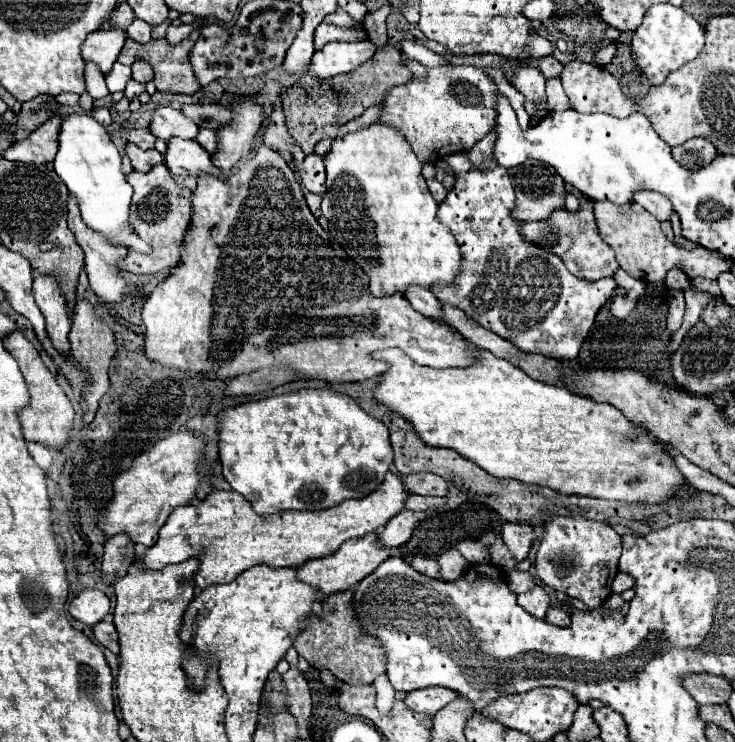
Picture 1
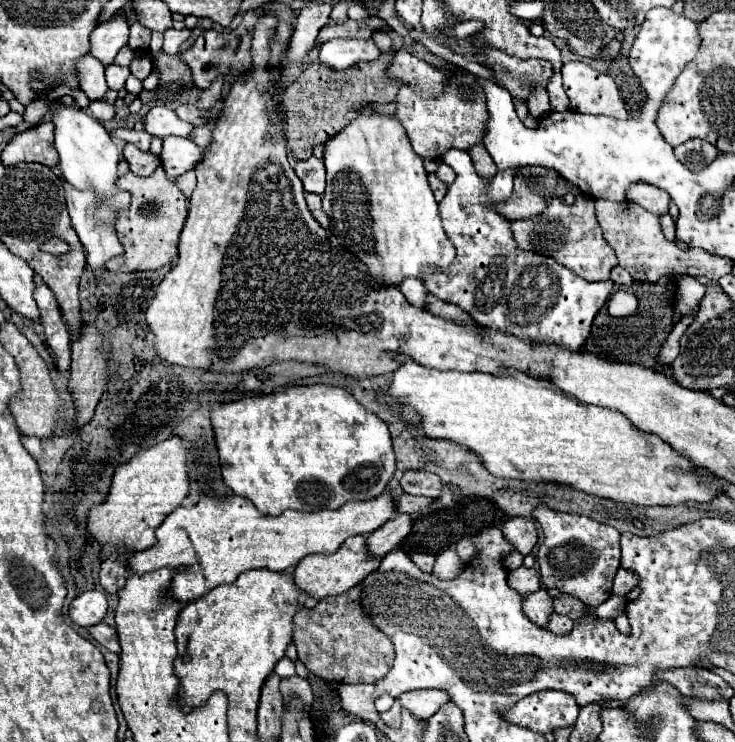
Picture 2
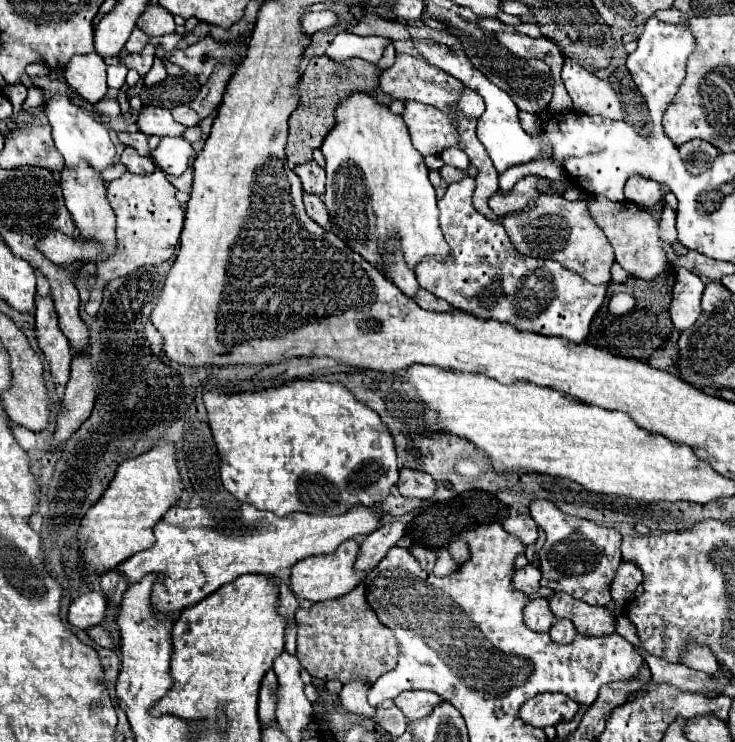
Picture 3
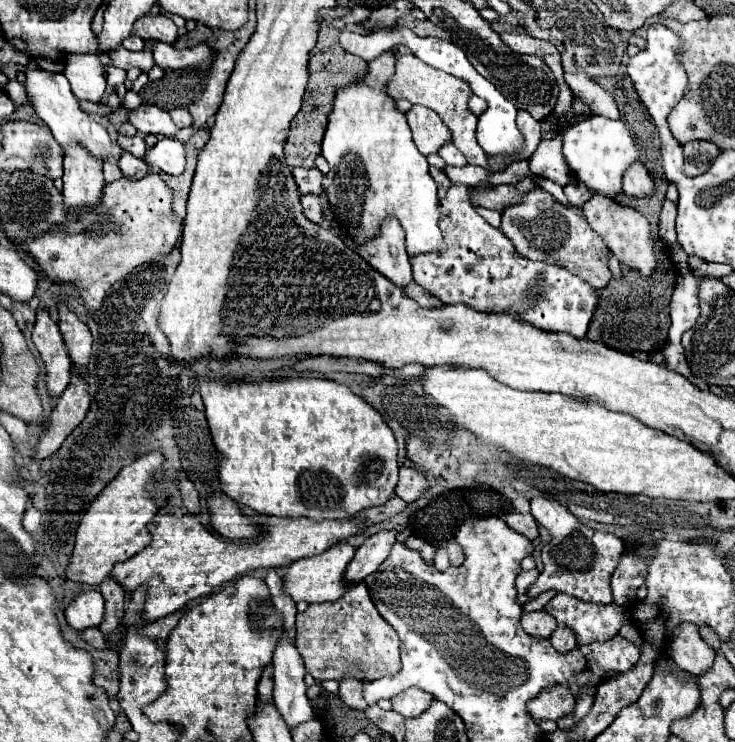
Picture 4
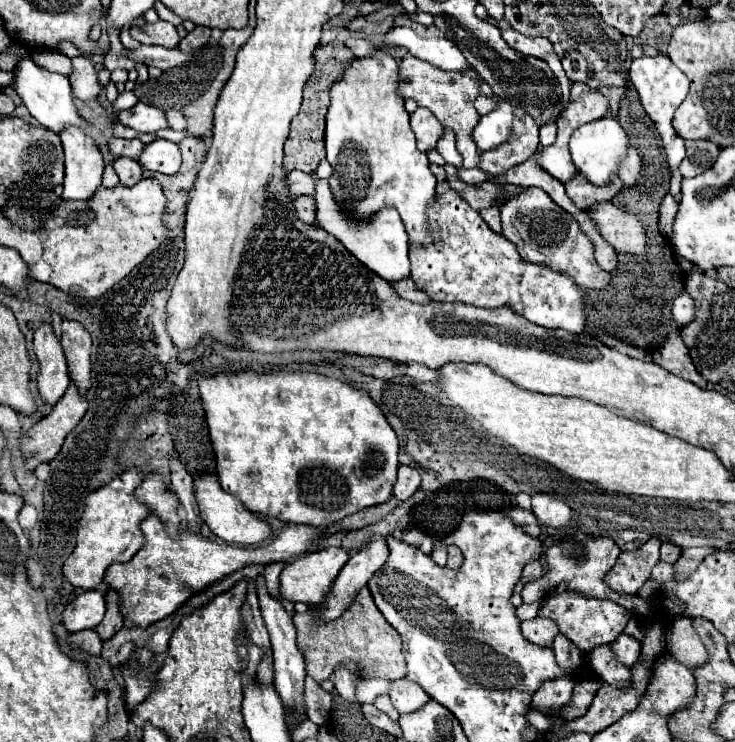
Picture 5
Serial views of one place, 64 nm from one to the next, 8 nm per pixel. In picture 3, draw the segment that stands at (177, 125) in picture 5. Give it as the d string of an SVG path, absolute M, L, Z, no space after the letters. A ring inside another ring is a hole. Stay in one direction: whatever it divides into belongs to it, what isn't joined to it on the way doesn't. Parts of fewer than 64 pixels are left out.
M186 104L176 106L176 108L172 110L172 116L174 116L176 122L180 122L180 124L184 124L184 126L198 126L200 120L202 120L202 118L200 118L190 106L186 106Z

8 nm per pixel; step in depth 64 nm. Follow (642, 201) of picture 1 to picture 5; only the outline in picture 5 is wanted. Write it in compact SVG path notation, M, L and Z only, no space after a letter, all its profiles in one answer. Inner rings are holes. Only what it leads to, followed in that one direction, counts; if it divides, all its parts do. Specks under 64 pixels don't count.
M634 148L628 150L628 156L624 158L624 164L620 166L620 180L622 180L624 188L638 186L642 180L642 162Z

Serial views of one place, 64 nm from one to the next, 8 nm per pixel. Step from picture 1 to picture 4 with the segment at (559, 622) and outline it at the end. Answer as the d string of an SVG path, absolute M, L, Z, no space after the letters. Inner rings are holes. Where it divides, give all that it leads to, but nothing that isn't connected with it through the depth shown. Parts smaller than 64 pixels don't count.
M558 626L554 632L552 632L552 636L550 636L550 642L552 642L552 646L558 650L558 652L562 652L562 650L572 650L572 648L576 648L576 636L572 634L572 628L568 628L568 626Z

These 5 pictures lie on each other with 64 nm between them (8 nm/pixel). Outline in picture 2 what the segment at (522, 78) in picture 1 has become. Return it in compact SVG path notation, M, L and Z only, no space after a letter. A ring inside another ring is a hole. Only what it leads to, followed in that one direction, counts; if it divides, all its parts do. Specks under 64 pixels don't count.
M532 84L532 94L528 98L528 106L530 106L530 114L540 120L550 112L550 104L548 104L548 92L544 86L540 84Z

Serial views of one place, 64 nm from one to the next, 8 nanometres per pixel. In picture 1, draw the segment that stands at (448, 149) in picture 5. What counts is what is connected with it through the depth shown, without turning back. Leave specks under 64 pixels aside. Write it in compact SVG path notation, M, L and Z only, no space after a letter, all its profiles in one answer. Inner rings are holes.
M460 152L452 158L448 156L448 164L452 164L452 170L456 170L456 184L448 192L446 200L438 206L438 220L454 232L462 252L462 266L454 284L440 284L440 288L432 288L432 292L440 302L464 310L474 322L488 328L490 332L496 332L524 352L536 352L558 360L574 360L594 324L596 312L613 295L616 288L614 278L606 277L594 282L580 280L566 270L560 256L524 238L524 222L512 216L512 210L516 208L514 188L504 166L476 172L476 168L468 168L468 160L464 160L464 154Z

